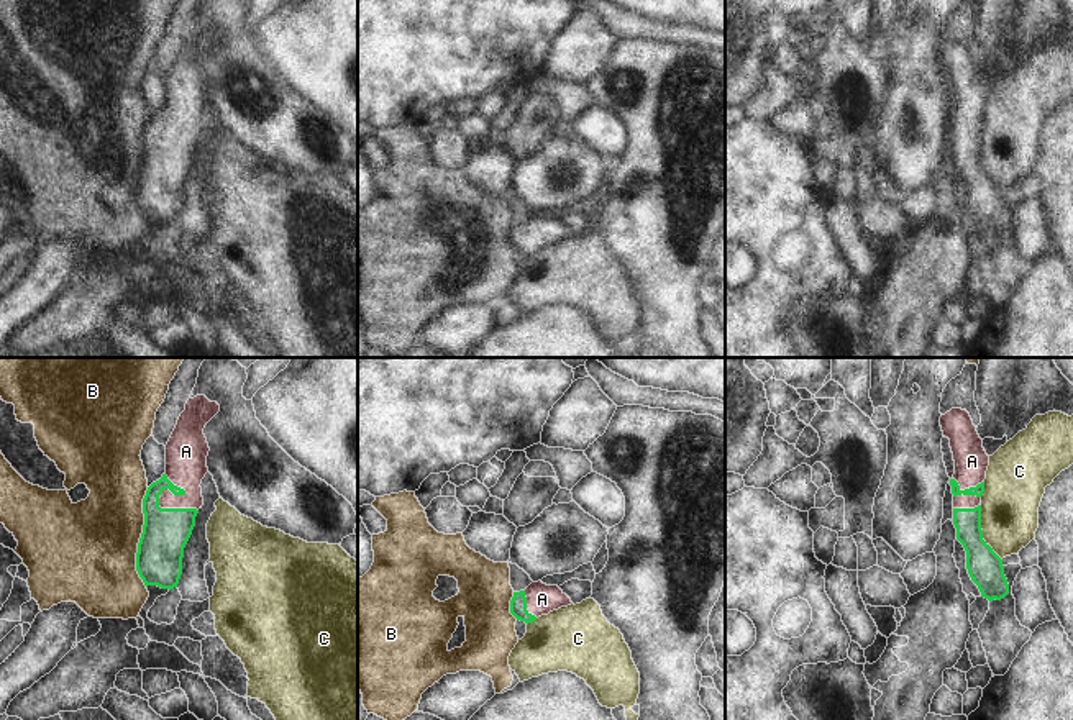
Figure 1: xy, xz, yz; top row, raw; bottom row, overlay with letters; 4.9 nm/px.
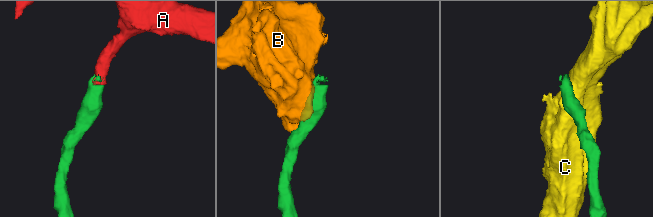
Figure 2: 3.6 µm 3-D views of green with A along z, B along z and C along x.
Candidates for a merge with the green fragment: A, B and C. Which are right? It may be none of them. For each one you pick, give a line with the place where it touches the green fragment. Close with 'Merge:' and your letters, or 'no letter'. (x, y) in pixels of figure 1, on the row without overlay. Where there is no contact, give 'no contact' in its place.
A: meets green in xy at (158, 130)
Merge: A

